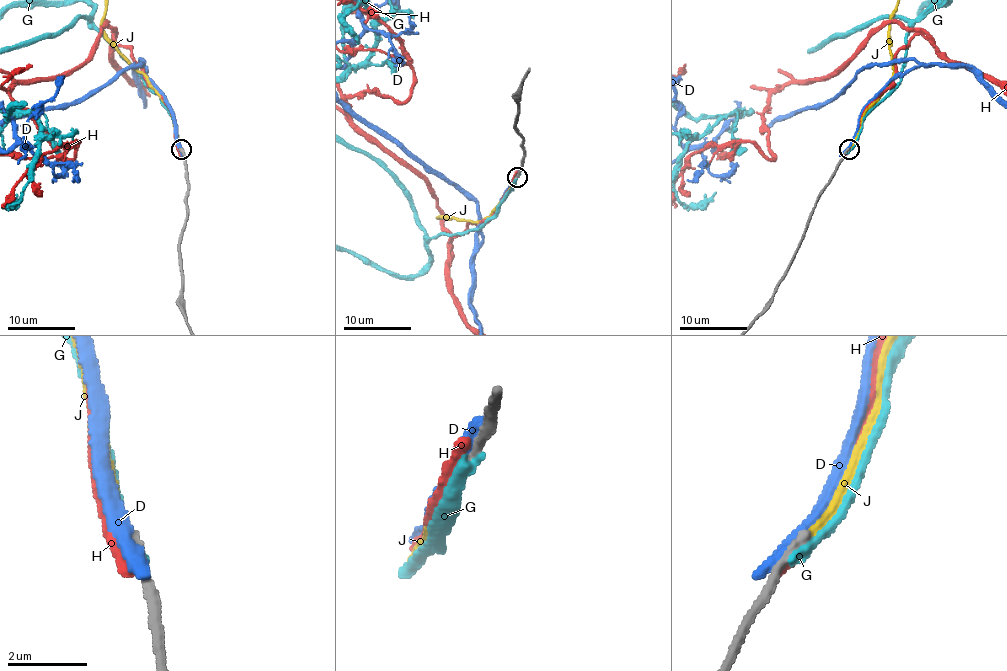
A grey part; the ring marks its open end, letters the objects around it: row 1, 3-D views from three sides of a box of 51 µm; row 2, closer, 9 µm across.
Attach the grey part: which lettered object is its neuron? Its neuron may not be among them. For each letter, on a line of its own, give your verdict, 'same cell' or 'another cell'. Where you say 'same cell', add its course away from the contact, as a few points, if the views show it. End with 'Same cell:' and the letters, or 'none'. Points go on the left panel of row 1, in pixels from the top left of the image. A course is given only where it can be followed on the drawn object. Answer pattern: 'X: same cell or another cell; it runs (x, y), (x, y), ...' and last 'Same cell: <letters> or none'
D: another cell
G: another cell
H: another cell
J: another cell
Same cell: none

